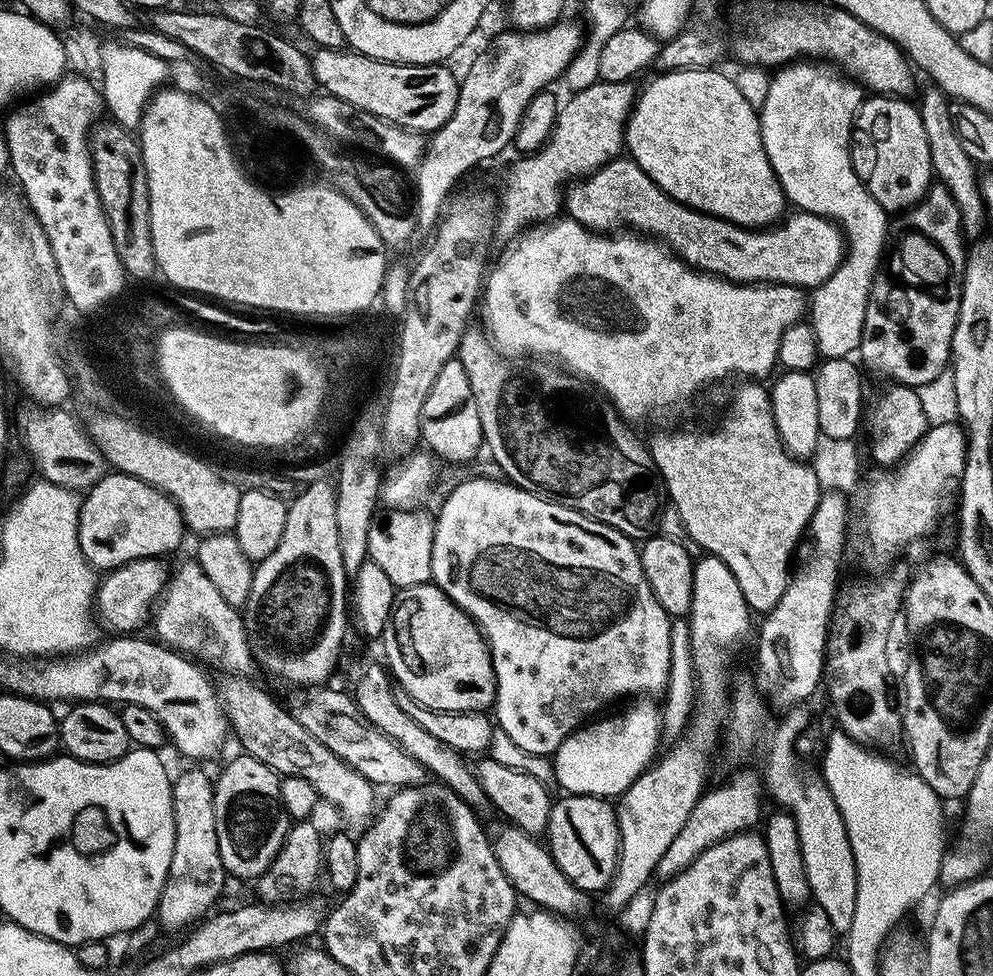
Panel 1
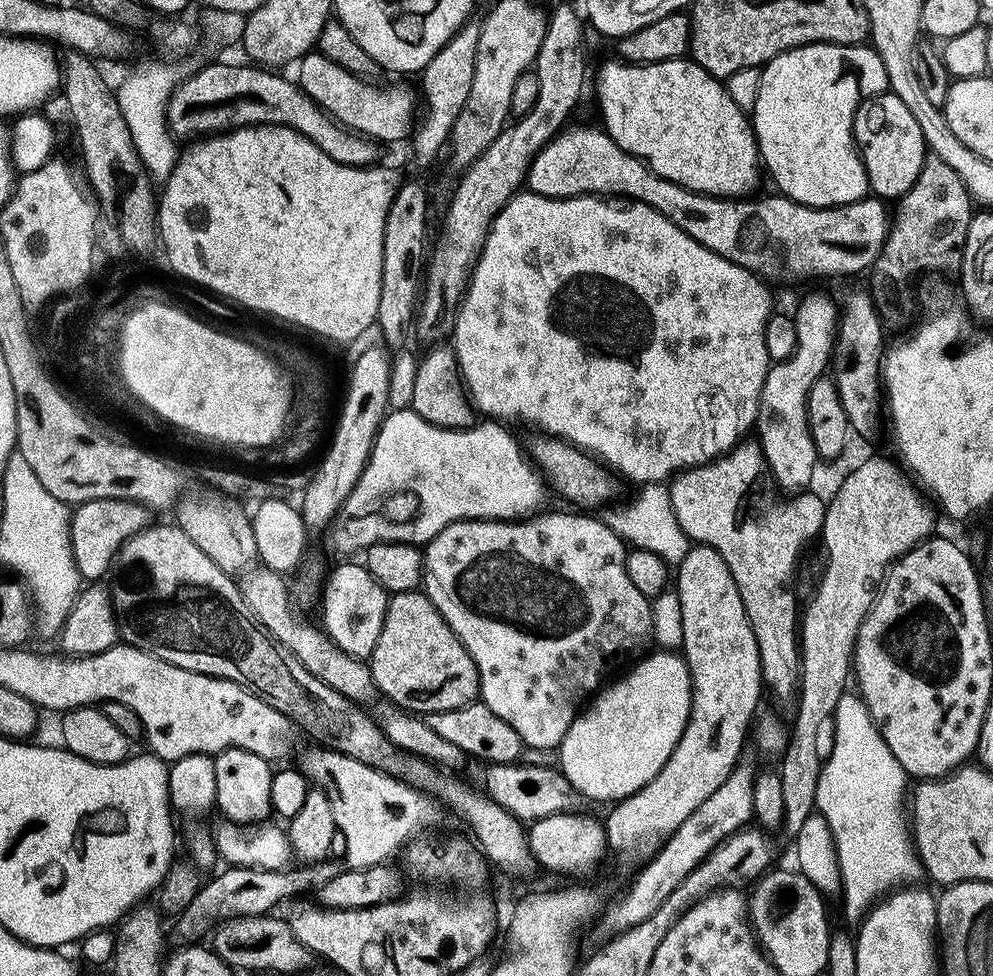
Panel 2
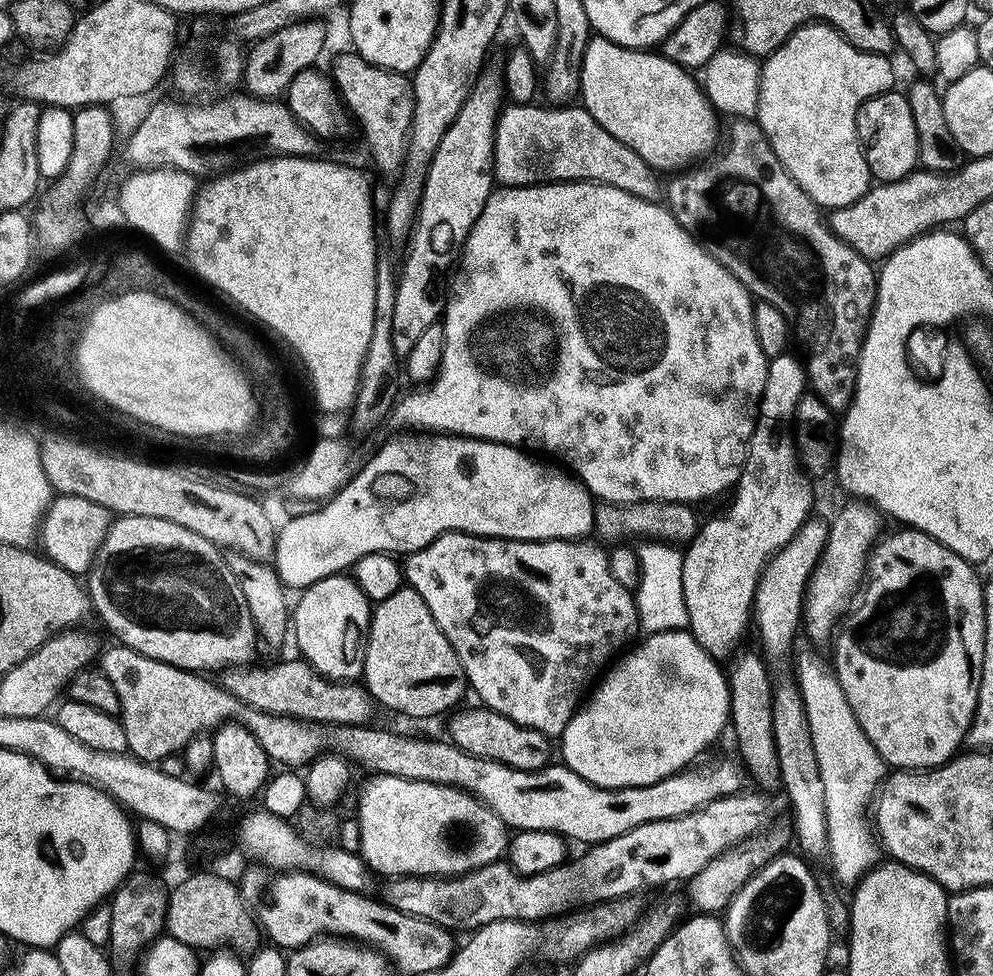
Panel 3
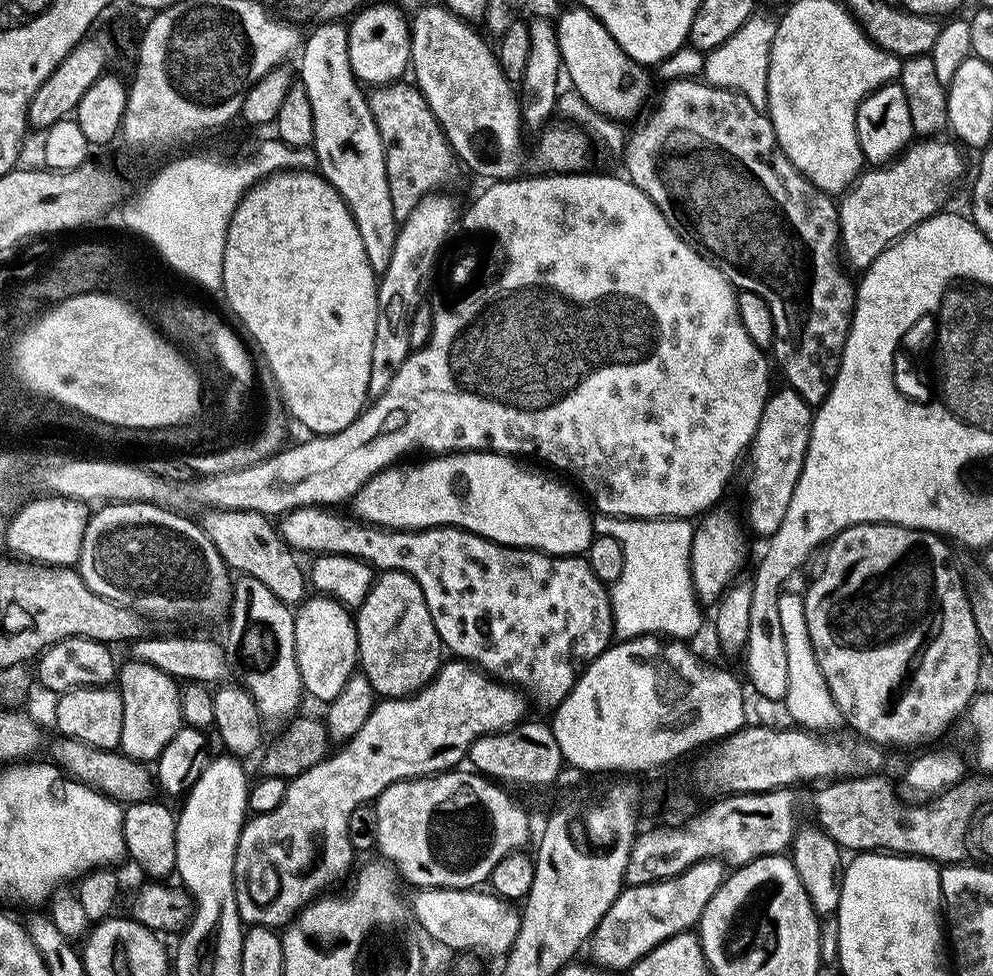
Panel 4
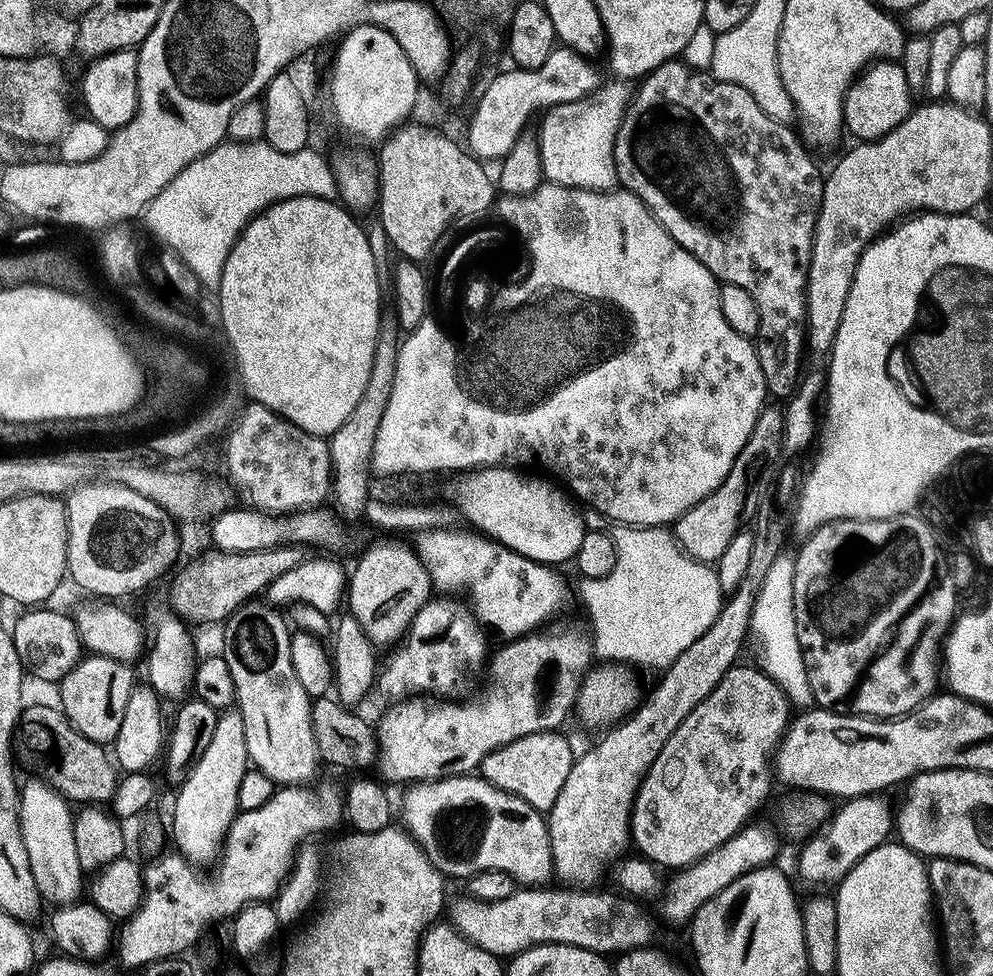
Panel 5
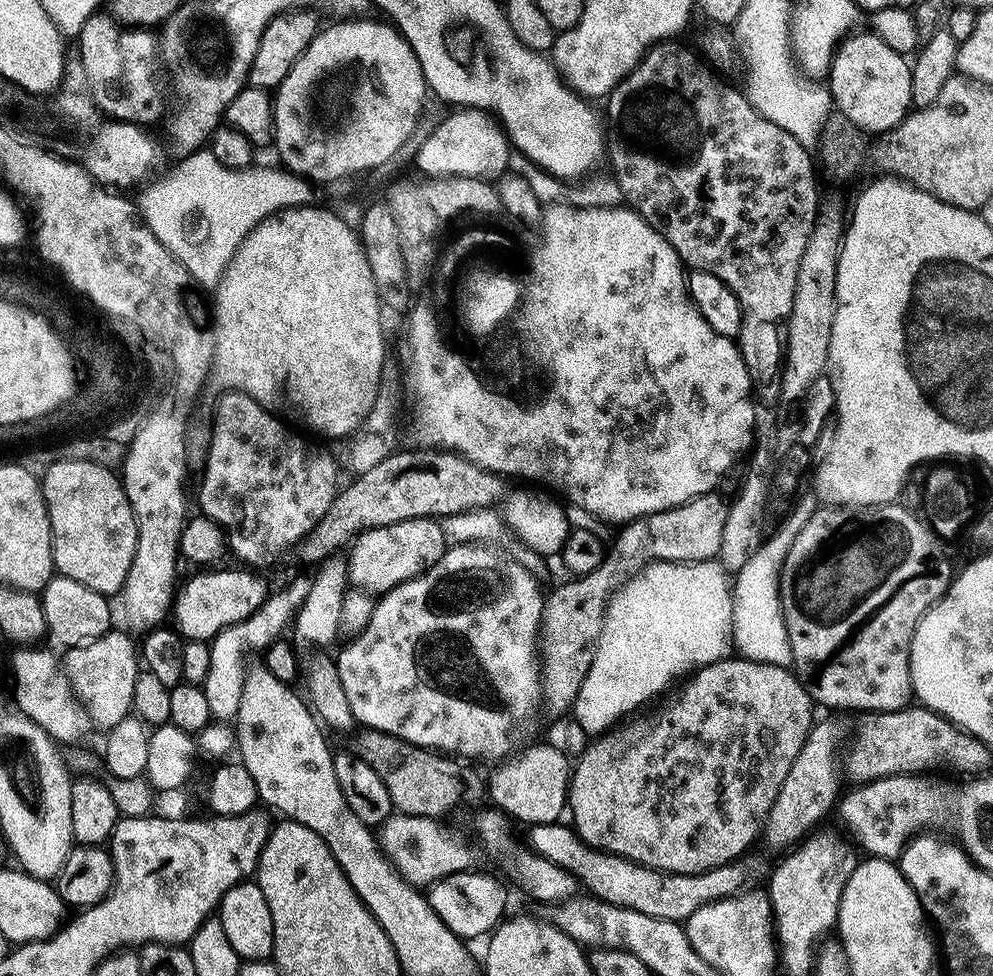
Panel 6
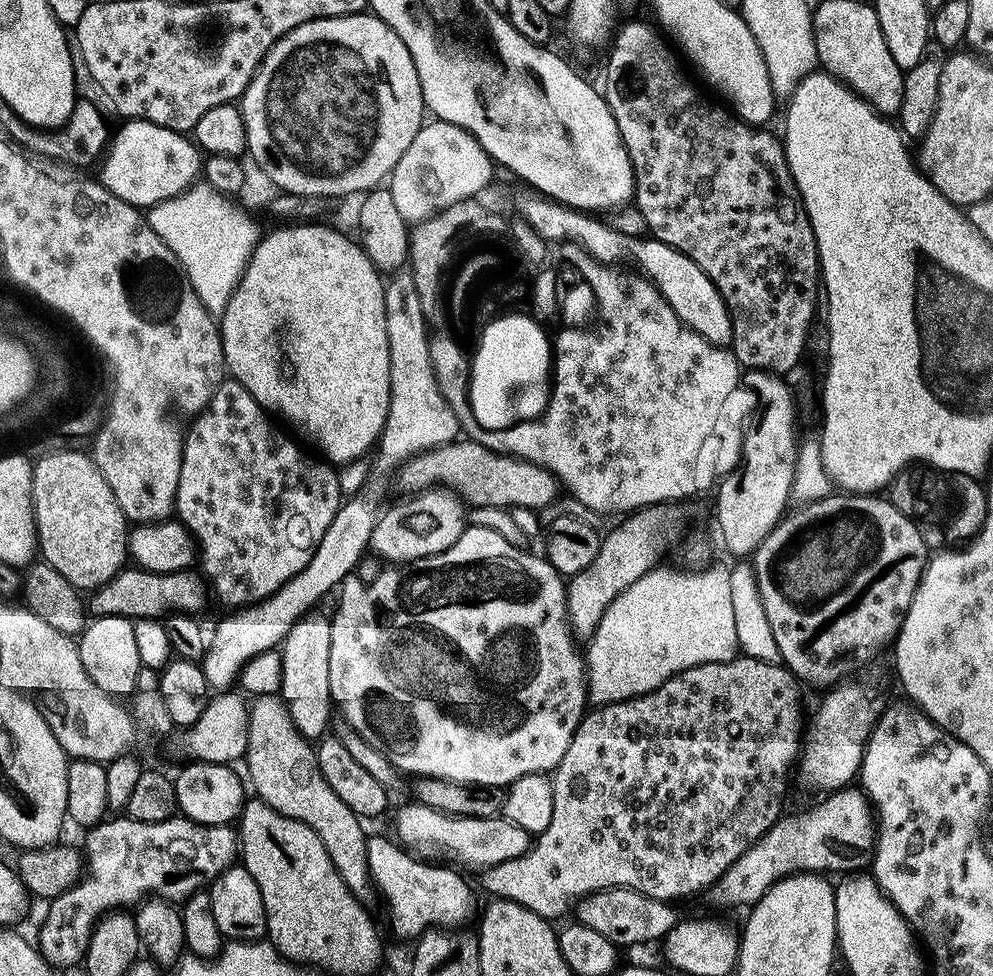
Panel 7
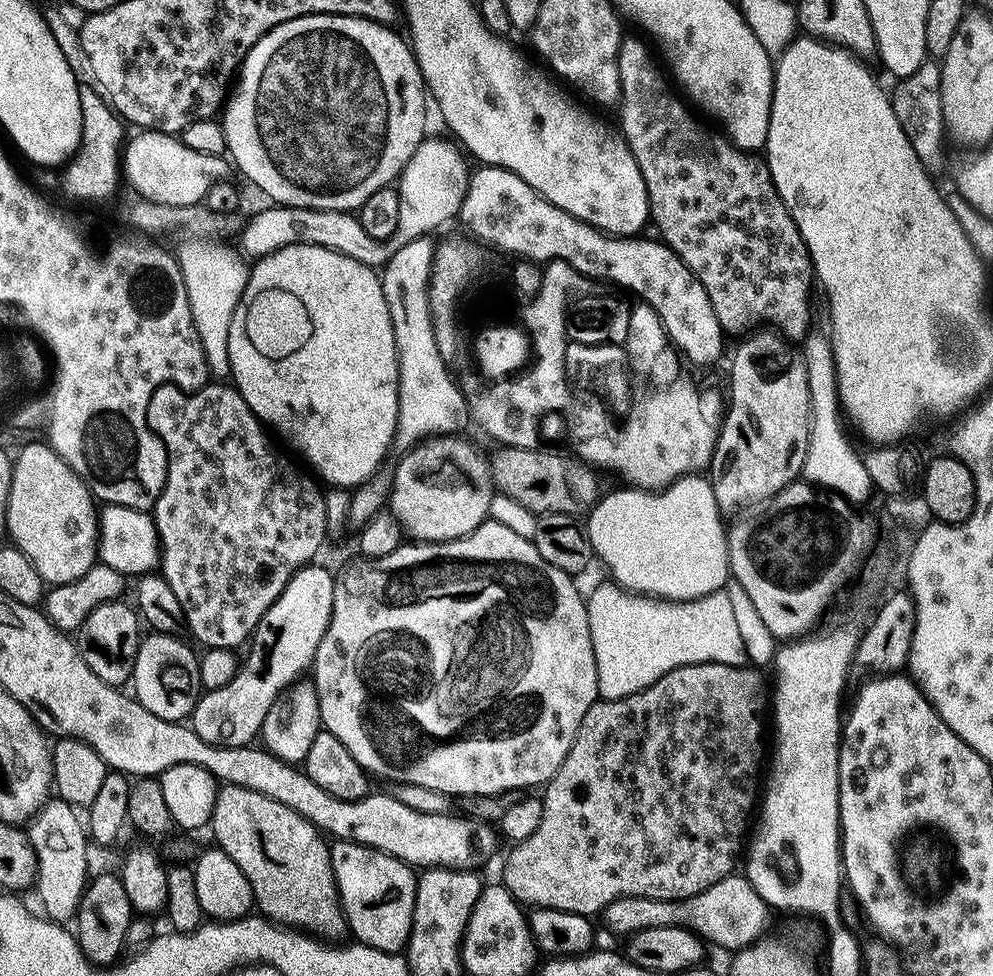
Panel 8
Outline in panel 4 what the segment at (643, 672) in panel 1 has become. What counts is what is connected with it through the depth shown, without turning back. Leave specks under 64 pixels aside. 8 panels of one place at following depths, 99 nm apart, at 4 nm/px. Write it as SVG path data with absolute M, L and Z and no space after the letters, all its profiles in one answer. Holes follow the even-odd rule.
M328 506L295 508L283 514L278 531L297 553L341 552L344 556L367 560L373 569L395 570L414 578L422 586L441 645L447 651L449 648L453 657L476 665L505 685L525 688L540 708L555 710L570 694L581 672L613 643L609 589L590 570L583 555L549 556L530 548L510 548L451 526L423 530L381 528L356 518L347 520L336 512Z

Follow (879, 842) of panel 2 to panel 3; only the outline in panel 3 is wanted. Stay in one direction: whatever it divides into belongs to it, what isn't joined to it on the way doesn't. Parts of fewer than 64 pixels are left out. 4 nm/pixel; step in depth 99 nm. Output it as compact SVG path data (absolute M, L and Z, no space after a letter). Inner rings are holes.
M804 652L796 664L800 696L804 699L806 718L810 726L810 734L814 742L814 754L818 758L820 777L824 787L824 802L826 810L826 826L828 827L828 850L826 860L832 863L832 872L840 884L855 886L871 868L877 867L878 860L872 857L872 851L877 851L878 840L874 835L873 825L864 815L869 815L870 805L886 775L884 759L874 750L870 738L862 730L862 726L854 720L854 710L850 710L850 702L842 694L842 686L836 681L835 675L829 669L820 665L820 660L812 652Z

